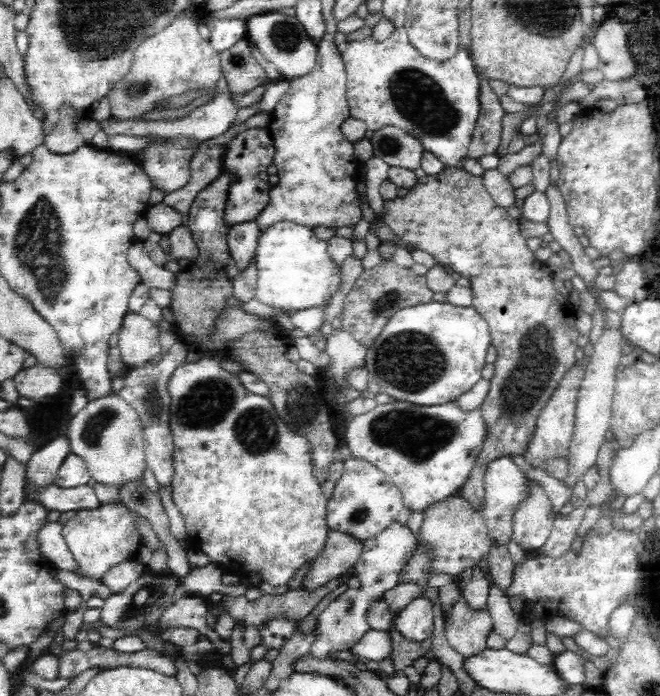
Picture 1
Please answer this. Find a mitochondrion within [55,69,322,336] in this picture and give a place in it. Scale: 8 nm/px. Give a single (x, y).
(136, 88)

